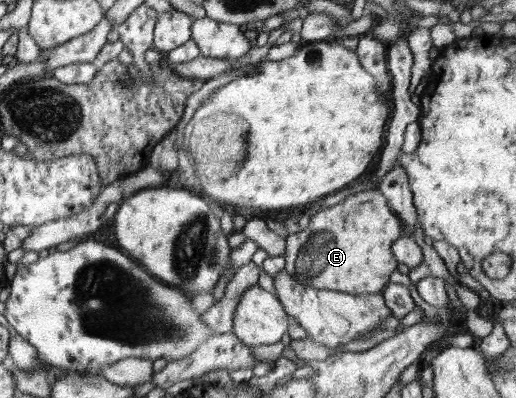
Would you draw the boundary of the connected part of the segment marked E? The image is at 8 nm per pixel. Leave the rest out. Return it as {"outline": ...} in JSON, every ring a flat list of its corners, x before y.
{"outline":[[377,189,360,191,318,211,305,230,286,238,284,269,295,281,319,290,351,295,382,293,399,263,391,253,392,244,405,235,402,221,391,210,386,196]]}

